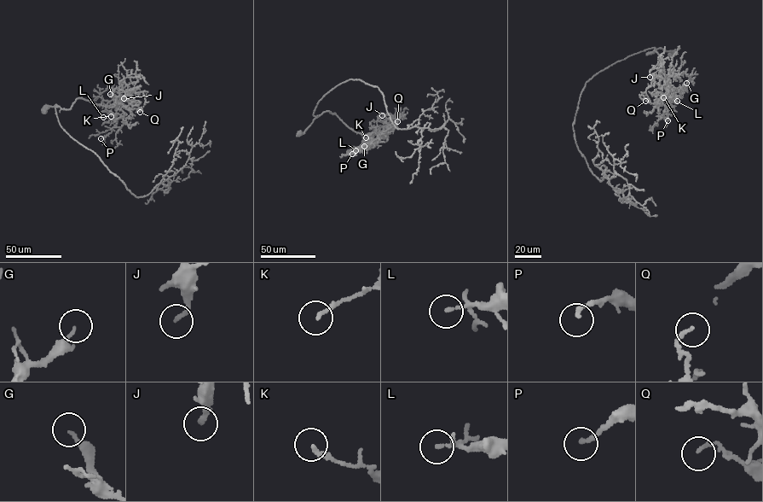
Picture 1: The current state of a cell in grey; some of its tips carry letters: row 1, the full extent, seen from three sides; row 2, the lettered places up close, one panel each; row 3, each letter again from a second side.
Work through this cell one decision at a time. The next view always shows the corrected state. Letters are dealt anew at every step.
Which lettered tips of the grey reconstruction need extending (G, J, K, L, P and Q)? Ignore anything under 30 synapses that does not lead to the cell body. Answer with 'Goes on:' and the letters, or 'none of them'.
Goes on: P

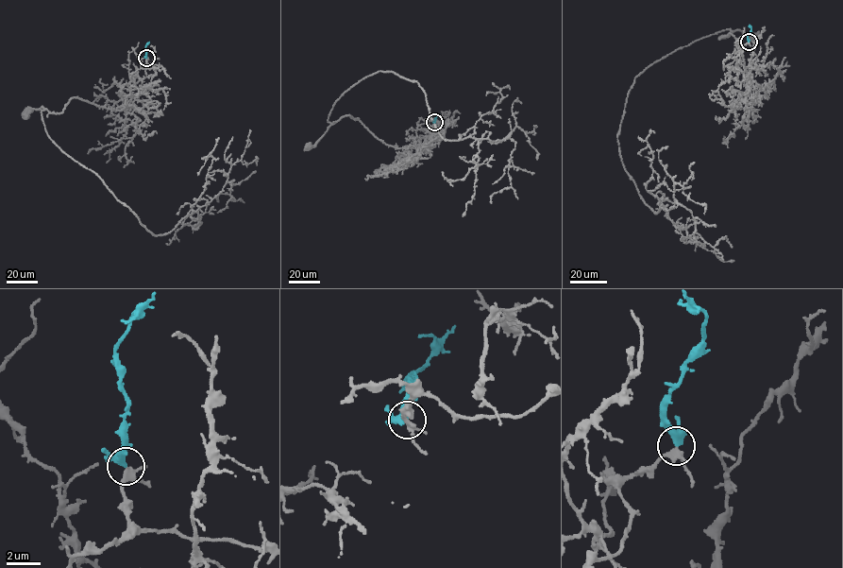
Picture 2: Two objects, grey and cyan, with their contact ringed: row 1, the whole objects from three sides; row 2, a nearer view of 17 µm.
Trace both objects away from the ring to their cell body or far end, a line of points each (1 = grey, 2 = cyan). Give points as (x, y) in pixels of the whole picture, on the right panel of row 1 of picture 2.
1: (749, 42), (736, 45), (738, 66), (747, 87), (737, 42), (731, 34), (719, 39), (737, 29), (754, 39)
2: (749, 42), (747, 36), (751, 26), (749, 25)

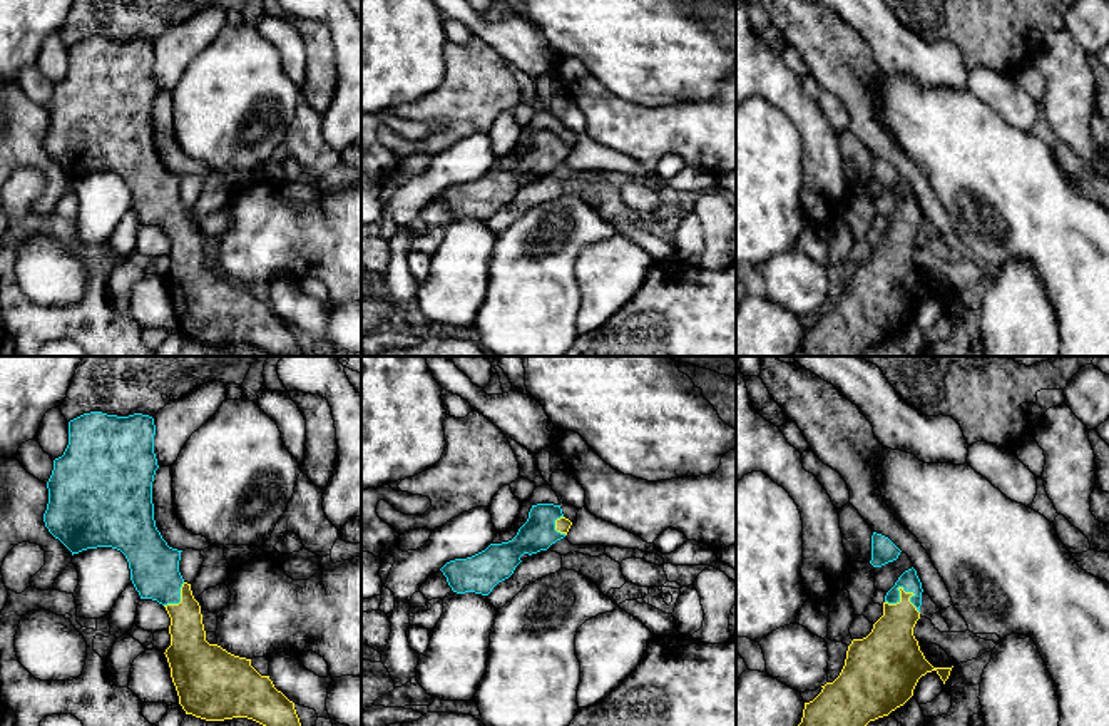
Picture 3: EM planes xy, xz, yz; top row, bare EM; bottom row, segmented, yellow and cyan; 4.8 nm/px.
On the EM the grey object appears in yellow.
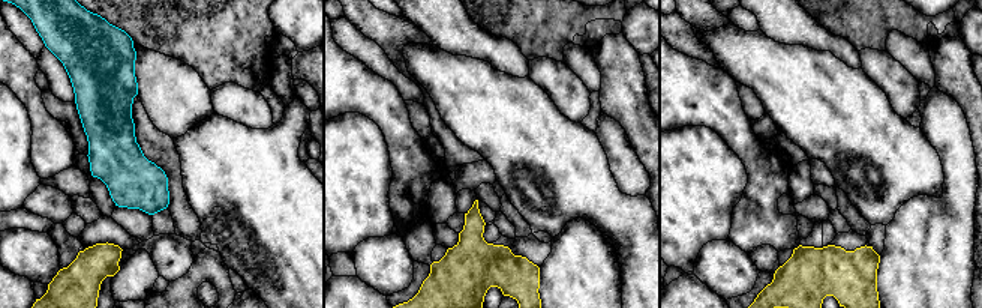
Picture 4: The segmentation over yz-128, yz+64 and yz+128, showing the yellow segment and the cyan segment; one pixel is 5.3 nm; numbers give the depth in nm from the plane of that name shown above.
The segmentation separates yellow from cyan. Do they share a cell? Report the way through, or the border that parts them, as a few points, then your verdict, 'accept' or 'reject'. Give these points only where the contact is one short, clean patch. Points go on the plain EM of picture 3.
across yz (892, 266), (904, 216), (910, 208) | accept

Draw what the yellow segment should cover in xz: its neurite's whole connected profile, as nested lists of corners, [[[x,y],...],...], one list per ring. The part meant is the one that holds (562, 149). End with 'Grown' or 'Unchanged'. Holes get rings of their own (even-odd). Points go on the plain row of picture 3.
[[[532,130],[527,147],[512,166],[490,169],[467,184],[450,186],[440,196],[453,217],[488,221],[498,207],[514,199],[524,179],[547,176],[567,161],[570,151],[572,147],[564,142],[560,130]]]. Grown

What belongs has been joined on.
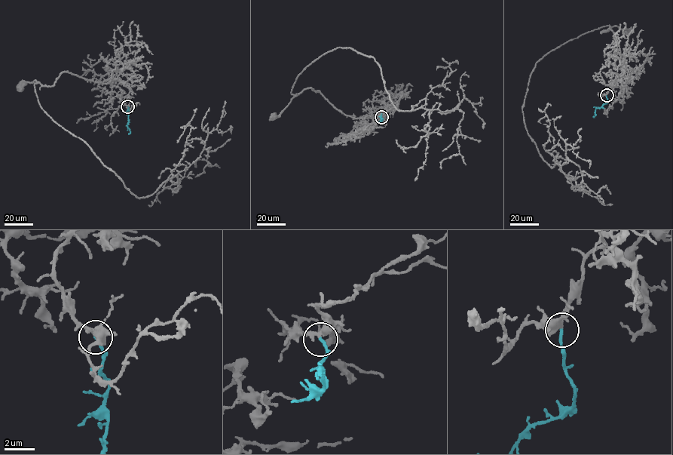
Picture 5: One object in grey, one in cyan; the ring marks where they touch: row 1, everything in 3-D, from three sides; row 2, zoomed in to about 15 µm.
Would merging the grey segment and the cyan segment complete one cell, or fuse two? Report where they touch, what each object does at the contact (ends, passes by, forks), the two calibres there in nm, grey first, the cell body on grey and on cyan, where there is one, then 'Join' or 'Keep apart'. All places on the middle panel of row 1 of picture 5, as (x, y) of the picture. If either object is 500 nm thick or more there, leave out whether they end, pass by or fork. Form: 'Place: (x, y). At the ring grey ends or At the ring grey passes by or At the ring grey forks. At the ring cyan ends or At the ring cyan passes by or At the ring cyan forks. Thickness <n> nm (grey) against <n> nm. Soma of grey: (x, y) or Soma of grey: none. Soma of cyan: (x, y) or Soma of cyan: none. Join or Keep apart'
Place: (381, 117). At the ring grey forks. At the ring cyan ends. Thickness 280 nm (grey) against 190 nm. Soma of grey: (273, 116). Soma of cyan: none. Join

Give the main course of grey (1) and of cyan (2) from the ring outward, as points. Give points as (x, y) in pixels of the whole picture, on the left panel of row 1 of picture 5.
1: (127, 106), (123, 99), (130, 88), (118, 79), (99, 83), (62, 72), (53, 85), (35, 80), (20, 88)
2: (127, 106), (126, 126), (130, 133), (128, 134)

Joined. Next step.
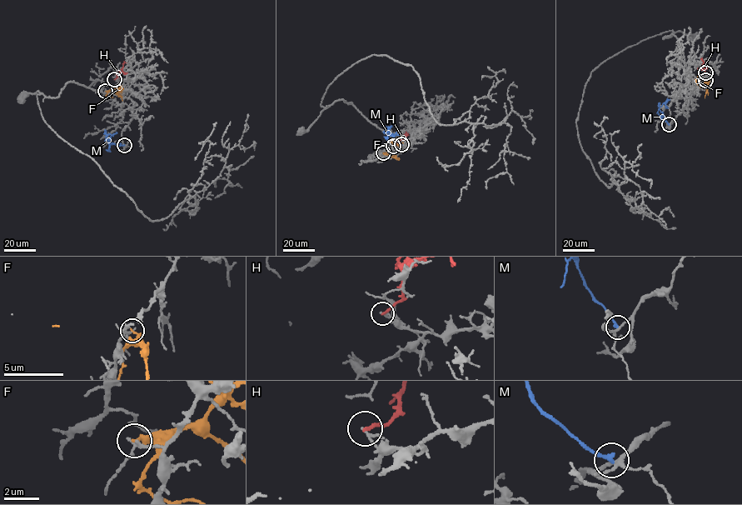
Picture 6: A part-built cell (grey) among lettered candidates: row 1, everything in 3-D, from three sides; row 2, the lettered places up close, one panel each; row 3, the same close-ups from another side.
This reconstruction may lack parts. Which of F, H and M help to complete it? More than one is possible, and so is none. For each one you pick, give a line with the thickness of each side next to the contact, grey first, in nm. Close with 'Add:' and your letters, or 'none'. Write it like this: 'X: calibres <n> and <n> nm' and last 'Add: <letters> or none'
Add: none

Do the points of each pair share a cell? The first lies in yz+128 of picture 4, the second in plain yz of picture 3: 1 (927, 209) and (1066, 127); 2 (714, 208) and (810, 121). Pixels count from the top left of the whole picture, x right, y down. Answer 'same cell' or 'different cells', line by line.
1: different cells
2: different cells

